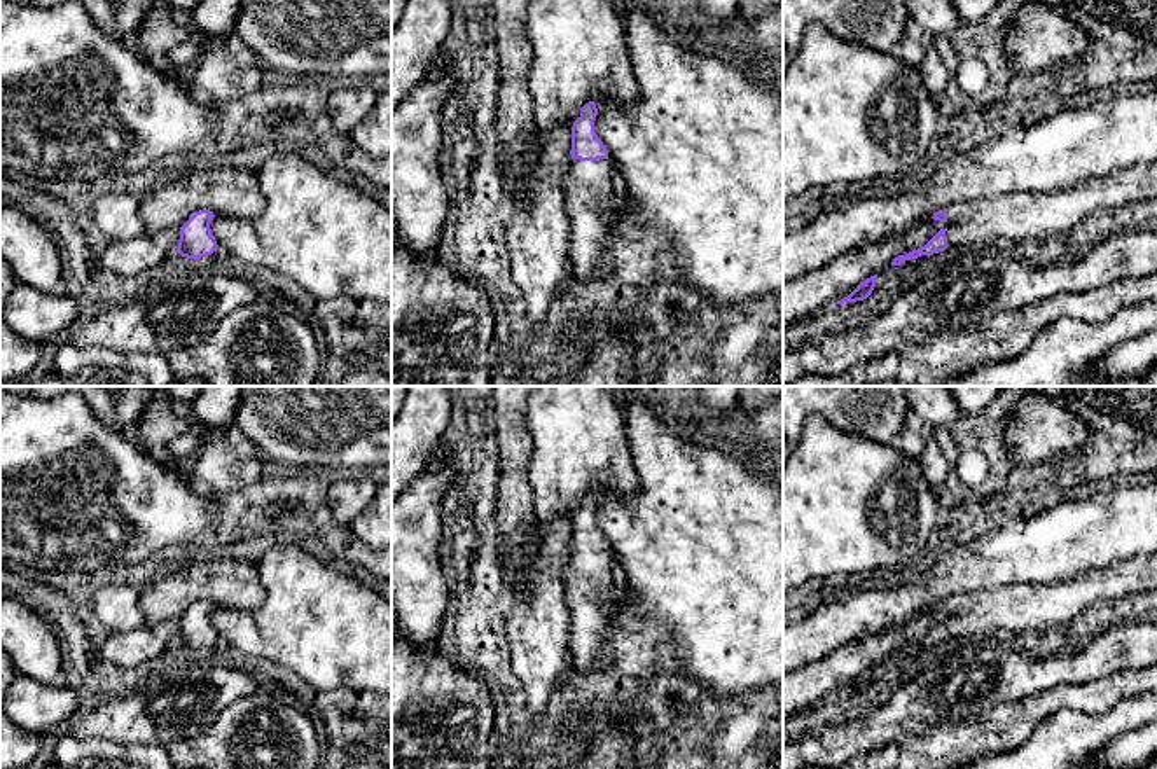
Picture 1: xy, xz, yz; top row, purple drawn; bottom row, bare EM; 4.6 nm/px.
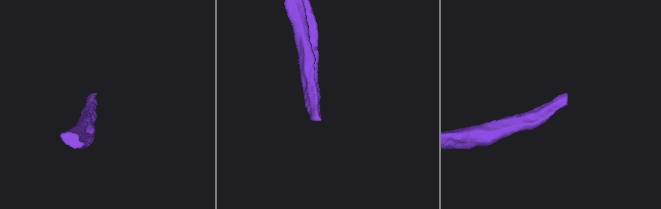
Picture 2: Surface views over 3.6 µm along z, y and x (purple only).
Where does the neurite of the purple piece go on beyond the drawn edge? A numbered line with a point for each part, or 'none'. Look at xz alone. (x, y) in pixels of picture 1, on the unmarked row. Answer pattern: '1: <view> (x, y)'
1: xz (593, 584)

